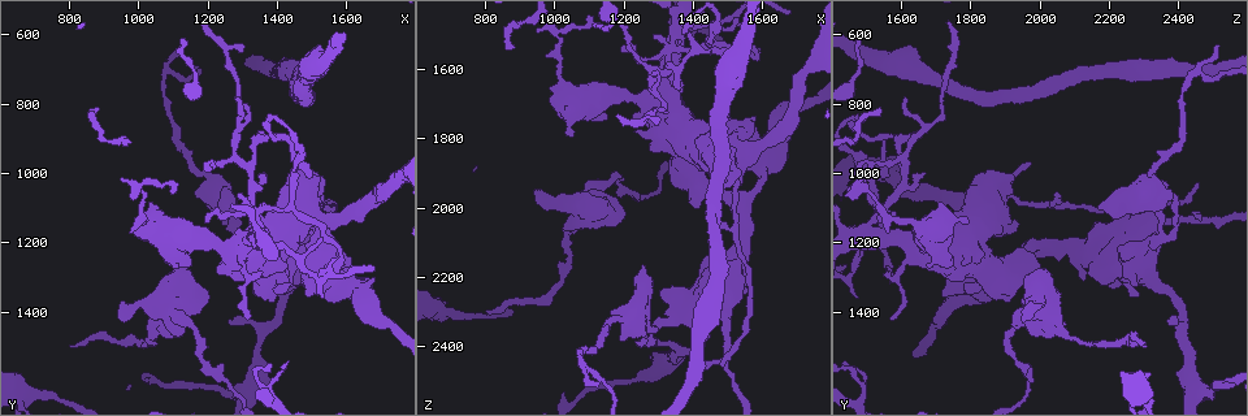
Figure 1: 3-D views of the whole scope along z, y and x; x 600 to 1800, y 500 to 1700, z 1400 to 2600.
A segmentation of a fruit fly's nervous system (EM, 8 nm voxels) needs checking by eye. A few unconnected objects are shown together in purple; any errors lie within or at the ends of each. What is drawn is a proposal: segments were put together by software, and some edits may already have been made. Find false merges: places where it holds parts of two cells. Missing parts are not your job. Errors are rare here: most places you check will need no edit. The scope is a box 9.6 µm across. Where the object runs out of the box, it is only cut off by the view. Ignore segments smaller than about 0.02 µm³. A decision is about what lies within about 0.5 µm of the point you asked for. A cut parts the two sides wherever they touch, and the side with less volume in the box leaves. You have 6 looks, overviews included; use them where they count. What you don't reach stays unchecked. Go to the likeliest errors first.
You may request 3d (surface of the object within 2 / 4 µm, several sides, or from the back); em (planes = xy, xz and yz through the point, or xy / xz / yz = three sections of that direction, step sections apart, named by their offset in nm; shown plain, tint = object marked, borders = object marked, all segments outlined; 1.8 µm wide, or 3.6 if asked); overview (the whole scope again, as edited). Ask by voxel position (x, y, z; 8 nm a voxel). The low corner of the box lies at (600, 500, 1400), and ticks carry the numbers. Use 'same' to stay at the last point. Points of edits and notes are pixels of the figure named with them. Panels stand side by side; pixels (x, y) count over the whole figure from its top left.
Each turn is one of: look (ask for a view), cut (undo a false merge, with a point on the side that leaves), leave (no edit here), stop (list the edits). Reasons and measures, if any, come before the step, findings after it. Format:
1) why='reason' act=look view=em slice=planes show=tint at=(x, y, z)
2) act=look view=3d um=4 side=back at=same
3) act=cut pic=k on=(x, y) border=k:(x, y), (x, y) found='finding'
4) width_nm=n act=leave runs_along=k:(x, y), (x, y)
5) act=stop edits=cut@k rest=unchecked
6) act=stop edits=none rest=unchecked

why='abrupt turn' act=look view=em slice=planes show=borders at=(1350, 1180, 1500)

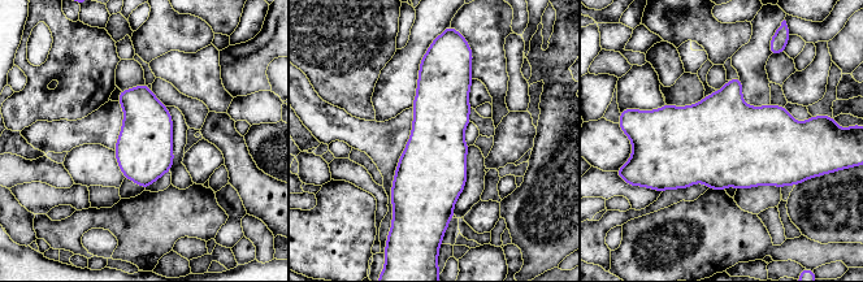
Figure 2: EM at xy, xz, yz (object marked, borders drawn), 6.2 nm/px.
act=leave found='all the same cell'

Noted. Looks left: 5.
why='calibre changes' act=look view=em slice=planes show=tint at=(1160, 1450, 1920)

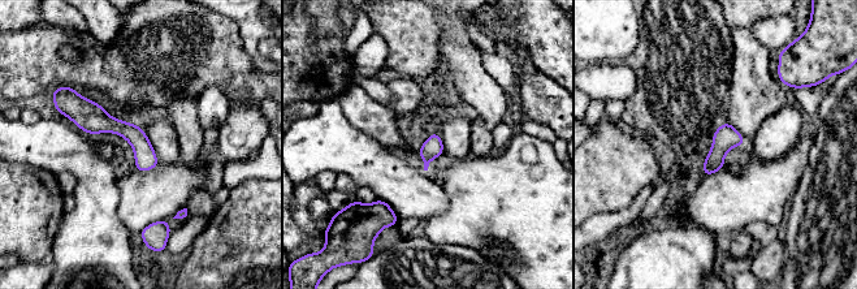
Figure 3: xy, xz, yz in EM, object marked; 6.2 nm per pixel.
act=leave runs_along=3:(70, 104), (125, 129), (154, 163) found='continuous, no second cell'

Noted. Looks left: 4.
why='abrupt turn' act=look view=em slice=planes show=borders at=(1310, 980, 1610)

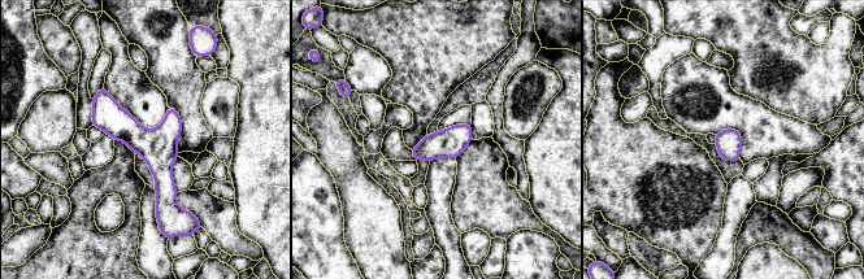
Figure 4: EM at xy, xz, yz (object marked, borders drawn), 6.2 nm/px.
act=leave runs_along=4:(103, 92), (161, 164), (165, 219) found='all the same cell'

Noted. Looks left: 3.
act=stop edits=none rest=unchecked

